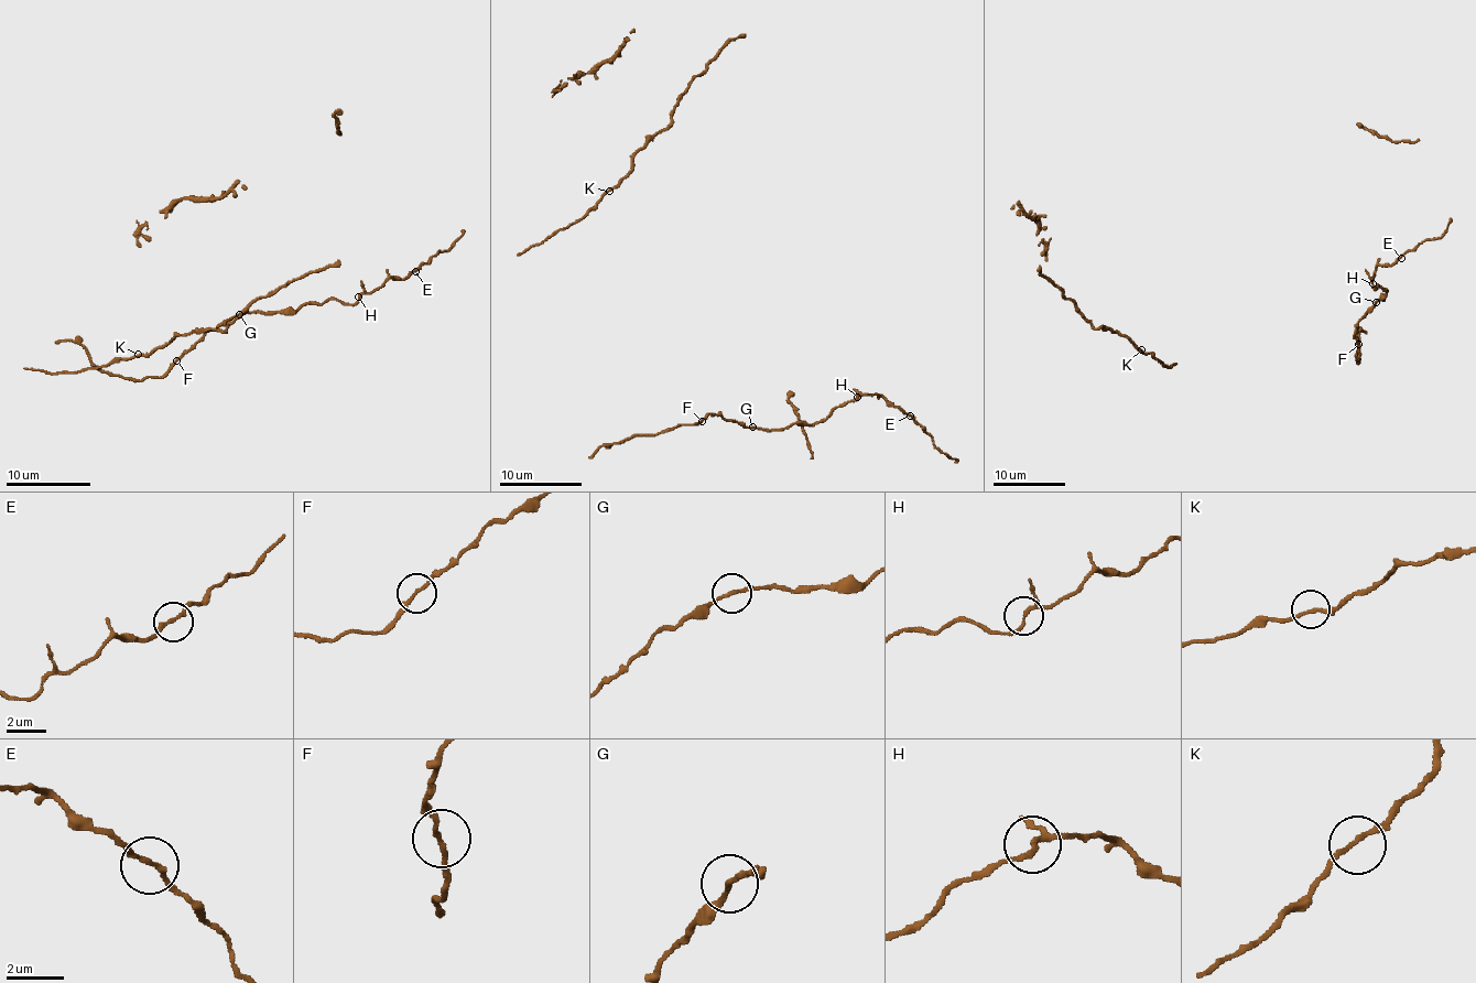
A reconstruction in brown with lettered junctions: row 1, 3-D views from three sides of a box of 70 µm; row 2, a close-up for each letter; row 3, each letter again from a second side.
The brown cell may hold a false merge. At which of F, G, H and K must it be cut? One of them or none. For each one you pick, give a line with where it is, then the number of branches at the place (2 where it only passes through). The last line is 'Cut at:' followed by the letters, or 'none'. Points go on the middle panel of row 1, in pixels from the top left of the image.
Cut at: none

